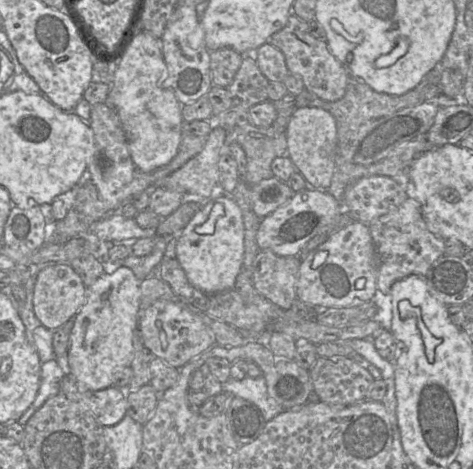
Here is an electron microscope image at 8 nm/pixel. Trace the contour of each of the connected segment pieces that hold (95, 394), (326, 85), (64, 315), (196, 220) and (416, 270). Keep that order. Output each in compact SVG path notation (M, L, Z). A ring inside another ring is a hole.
M67 373L60 383L60 393L70 400L86 405L103 427L114 426L127 415L127 392L115 386L99 391L87 390L70 373Z
M294 13L290 14L286 26L274 33L268 42L282 51L290 74L300 76L307 90L330 102L337 101L345 95L350 75L329 50L327 42L312 36L308 23Z
M56 263L42 269L36 276L33 306L36 317L50 330L74 319L85 301L86 287L70 264Z
M220 196L203 206L183 228L176 257L189 283L212 294L231 289L243 268L244 224L242 212L231 196Z
M413 197L372 221L369 229L378 259L377 288L383 294L389 294L395 281L409 275L424 277L431 265L444 255L445 240L428 229L421 205Z

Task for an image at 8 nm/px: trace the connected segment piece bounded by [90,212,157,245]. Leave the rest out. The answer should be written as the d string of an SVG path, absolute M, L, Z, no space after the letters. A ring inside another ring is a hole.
M113 212L91 226L92 233L101 241L113 244L133 245L137 239L155 237L154 228L140 227L134 218L127 218Z

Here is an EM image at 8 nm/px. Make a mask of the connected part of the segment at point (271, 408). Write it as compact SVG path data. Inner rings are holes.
M245 377L242 380L230 378L223 383L223 391L252 402L261 411L266 422L284 411L283 407L268 392L265 377Z

